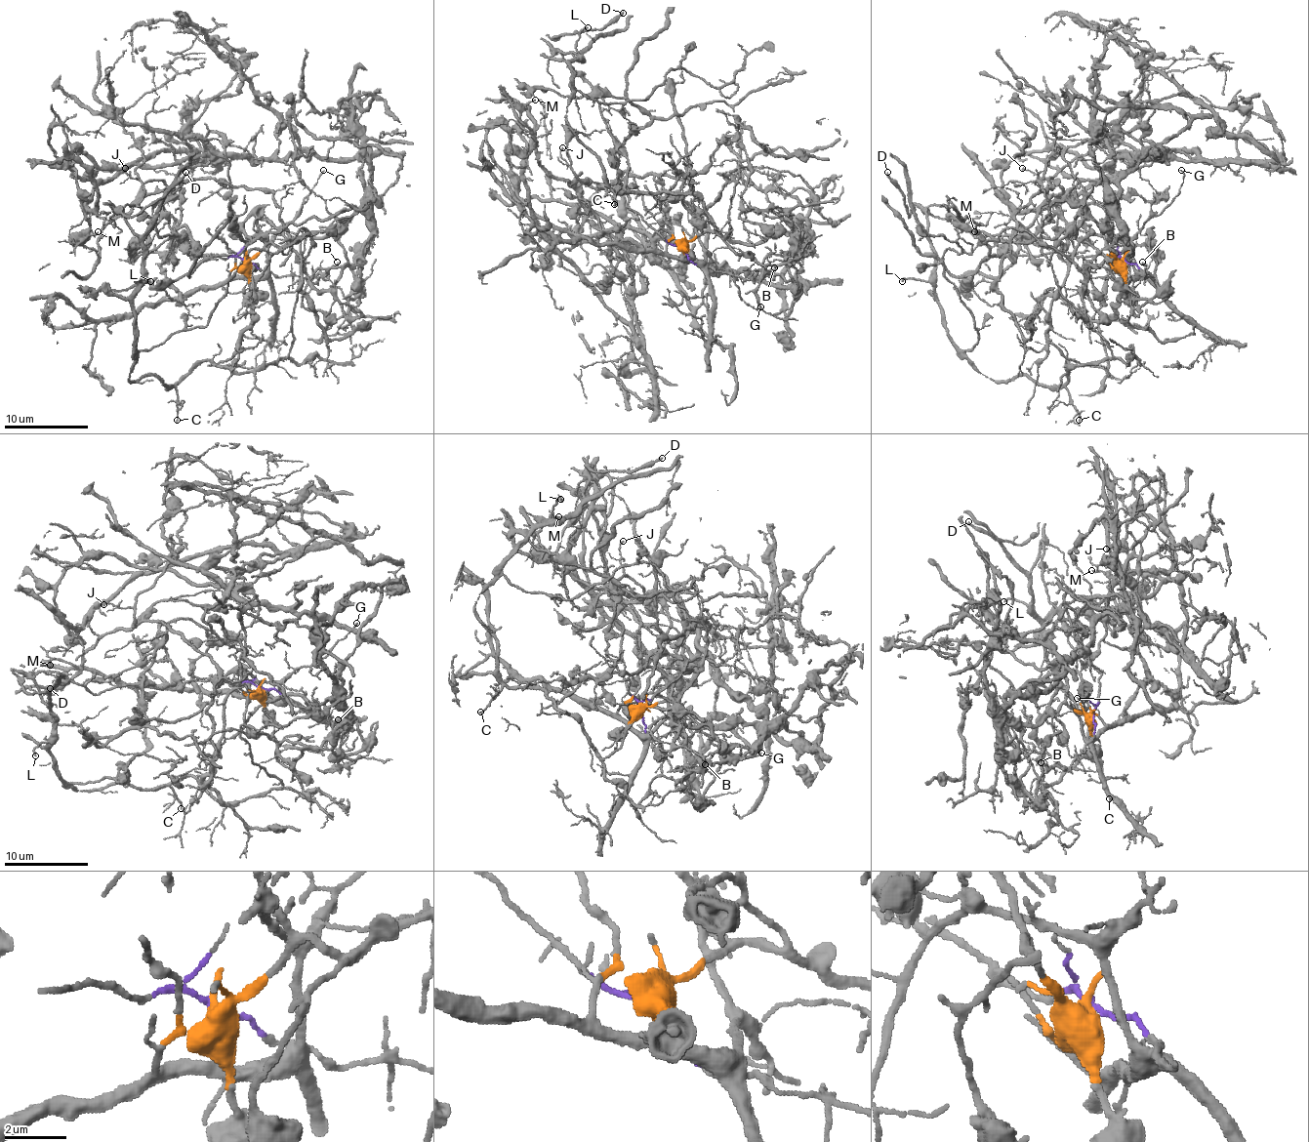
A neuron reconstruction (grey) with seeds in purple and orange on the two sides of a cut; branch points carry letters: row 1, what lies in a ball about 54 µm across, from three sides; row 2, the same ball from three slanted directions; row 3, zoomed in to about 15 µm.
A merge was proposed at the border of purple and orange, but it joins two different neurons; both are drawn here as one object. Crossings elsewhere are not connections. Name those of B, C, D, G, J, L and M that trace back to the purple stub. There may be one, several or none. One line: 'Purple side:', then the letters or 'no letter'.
Purple side: B, C, D, J, L, M

